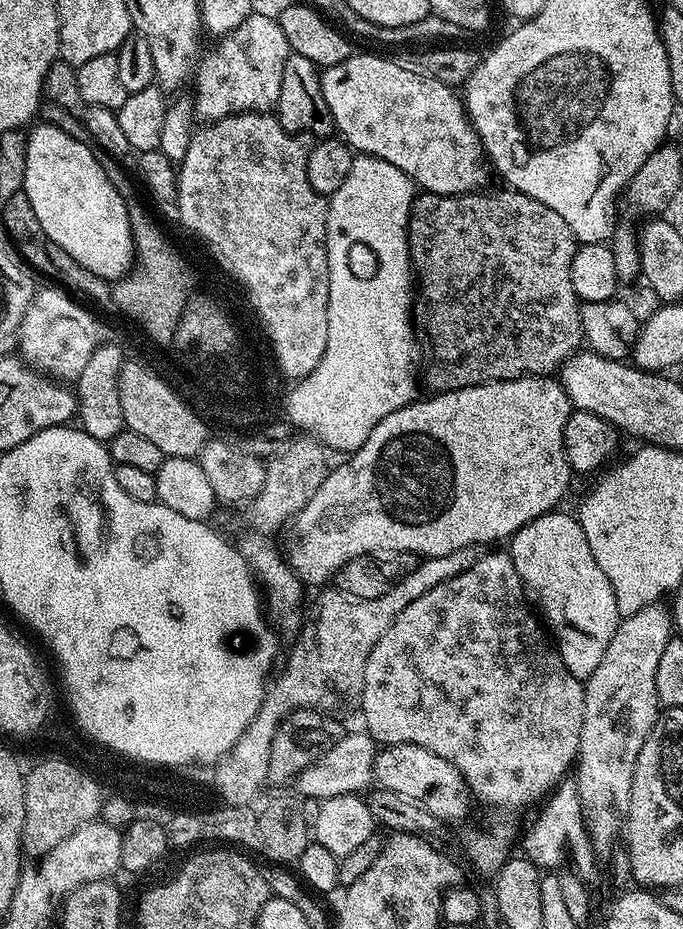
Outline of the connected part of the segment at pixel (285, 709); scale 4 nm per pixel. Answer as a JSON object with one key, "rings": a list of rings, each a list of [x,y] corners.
{"rings":[[[471,544],[462,550],[453,550],[450,554],[421,559],[416,568],[410,570],[410,574],[406,574],[406,578],[398,581],[393,588],[386,590],[386,594],[382,594],[382,598],[353,600],[351,596],[347,596],[345,592],[341,592],[335,586],[328,586],[317,591],[312,609],[309,612],[307,609],[306,619],[301,623],[300,632],[291,641],[292,653],[289,654],[288,661],[285,662],[284,669],[280,672],[280,677],[277,680],[275,677],[265,687],[264,701],[258,714],[250,722],[250,726],[246,726],[246,730],[242,730],[242,737],[235,743],[236,752],[232,756],[228,756],[228,760],[220,767],[218,782],[222,784],[225,802],[242,805],[261,795],[262,786],[266,786],[268,782],[272,740],[274,740],[280,723],[292,711],[315,710],[325,714],[336,714],[339,713],[339,708],[348,708],[351,704],[352,707],[359,705],[364,685],[364,671],[366,670],[366,662],[370,658],[370,650],[374,650],[374,646],[378,646],[382,634],[386,634],[386,630],[390,630],[394,618],[398,618],[398,614],[402,614],[402,610],[406,610],[406,606],[410,606],[410,602],[414,602],[414,598],[422,598],[422,594],[426,594],[426,590],[434,590],[434,586],[442,586],[442,582],[470,570],[470,566],[474,566],[474,562],[478,562],[481,555],[481,549],[477,545]]]}

